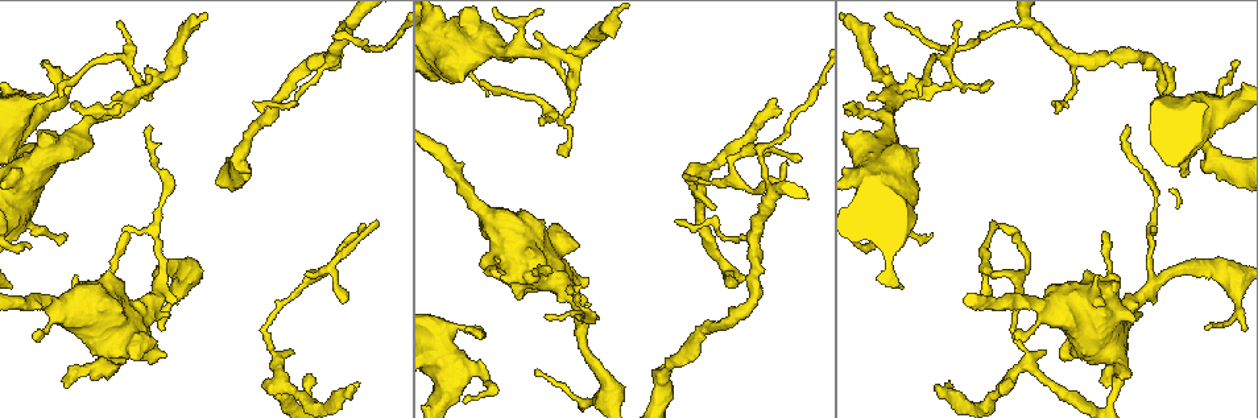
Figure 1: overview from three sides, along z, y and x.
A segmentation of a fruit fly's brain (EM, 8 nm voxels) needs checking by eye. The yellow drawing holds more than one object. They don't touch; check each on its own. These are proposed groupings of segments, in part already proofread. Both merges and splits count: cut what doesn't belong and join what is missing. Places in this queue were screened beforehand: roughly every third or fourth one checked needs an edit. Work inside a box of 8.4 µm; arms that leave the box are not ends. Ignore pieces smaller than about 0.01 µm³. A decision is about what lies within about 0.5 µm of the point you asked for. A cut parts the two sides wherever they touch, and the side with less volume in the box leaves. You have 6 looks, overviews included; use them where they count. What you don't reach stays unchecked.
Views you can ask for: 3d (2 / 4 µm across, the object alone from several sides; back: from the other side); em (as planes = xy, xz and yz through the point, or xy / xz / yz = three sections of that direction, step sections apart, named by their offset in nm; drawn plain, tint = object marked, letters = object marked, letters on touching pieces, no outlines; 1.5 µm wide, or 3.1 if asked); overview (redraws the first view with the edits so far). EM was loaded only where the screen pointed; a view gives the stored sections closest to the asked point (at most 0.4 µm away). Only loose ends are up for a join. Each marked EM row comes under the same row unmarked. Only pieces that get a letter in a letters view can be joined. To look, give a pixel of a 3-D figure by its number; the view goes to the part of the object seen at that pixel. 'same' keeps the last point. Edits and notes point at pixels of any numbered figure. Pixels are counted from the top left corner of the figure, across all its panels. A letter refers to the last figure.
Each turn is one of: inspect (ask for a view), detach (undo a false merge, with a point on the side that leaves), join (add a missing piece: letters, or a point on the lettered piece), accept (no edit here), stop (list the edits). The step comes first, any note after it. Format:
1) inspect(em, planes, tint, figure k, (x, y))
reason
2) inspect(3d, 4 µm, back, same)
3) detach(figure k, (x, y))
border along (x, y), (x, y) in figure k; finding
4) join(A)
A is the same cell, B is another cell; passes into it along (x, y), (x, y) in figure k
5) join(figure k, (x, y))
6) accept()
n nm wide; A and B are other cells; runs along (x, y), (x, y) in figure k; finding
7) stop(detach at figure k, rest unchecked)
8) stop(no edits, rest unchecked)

inspect(em, planes, tint, figure 1, (533, 273))

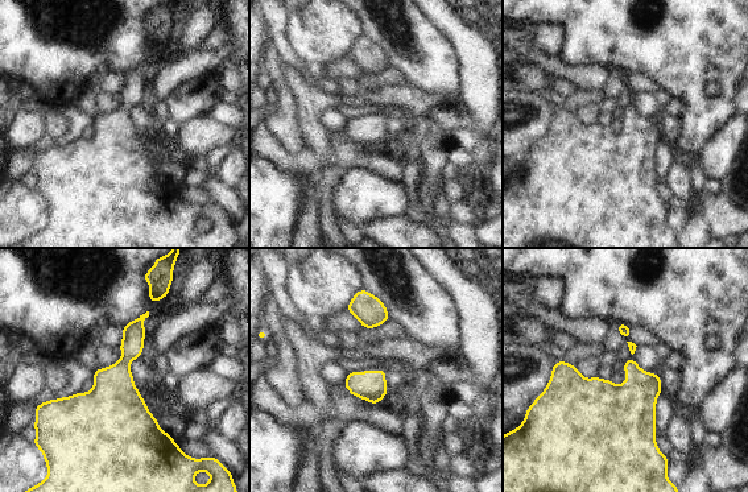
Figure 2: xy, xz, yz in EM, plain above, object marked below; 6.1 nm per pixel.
inspect(em, planes, letters, same)

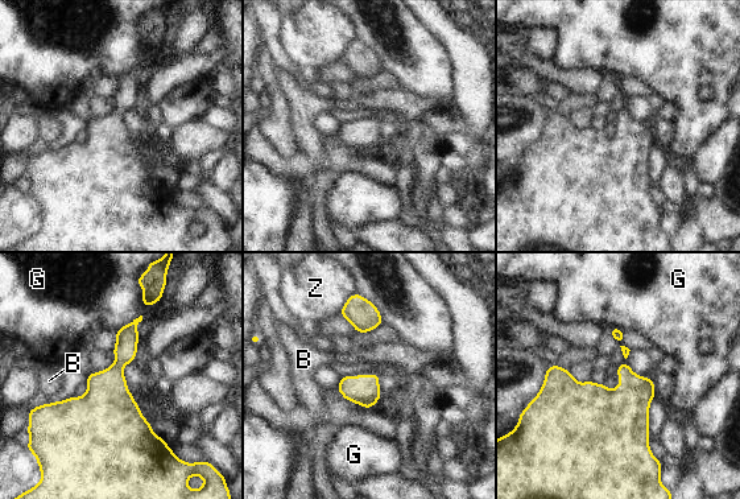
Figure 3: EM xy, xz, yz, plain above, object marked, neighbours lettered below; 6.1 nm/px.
accept()
G touches over 190 nm; B, G and Z are other cells; border along (143, 316), (123, 325), (116, 332) in figure 3; one neuron here

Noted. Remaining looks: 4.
inspect(3d, 2 µm, figure 1, (346, 299))
tapers out

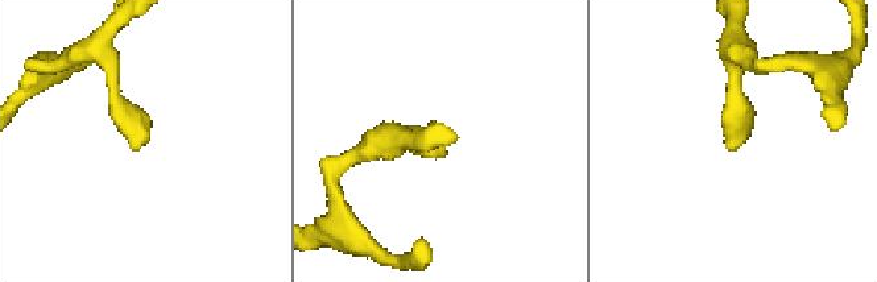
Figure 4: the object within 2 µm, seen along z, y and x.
inspect(em, xy, step 4, tint, figure 4, (733, 138))
now the EM

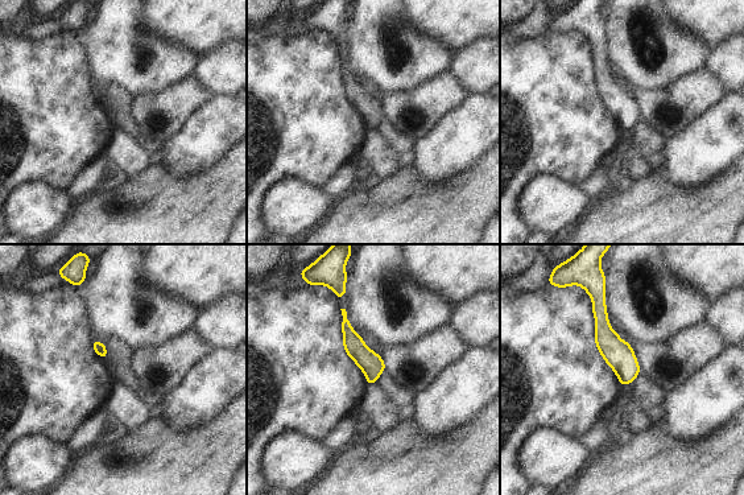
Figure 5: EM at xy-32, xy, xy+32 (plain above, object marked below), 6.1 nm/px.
inspect(em, planes, letters, same)

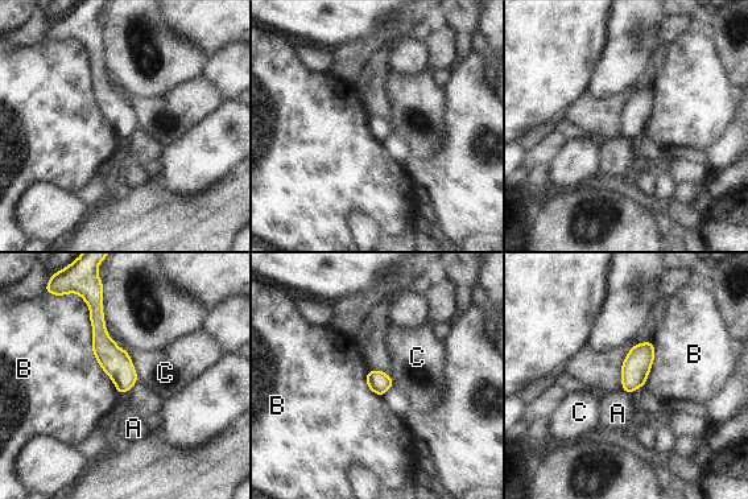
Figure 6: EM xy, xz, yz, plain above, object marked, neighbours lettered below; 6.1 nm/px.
accept()
140 nm wide; B touches over 650 nm; A, B and C are other cells; none of them fits

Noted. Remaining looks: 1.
stop(no edits, rest unchecked)

